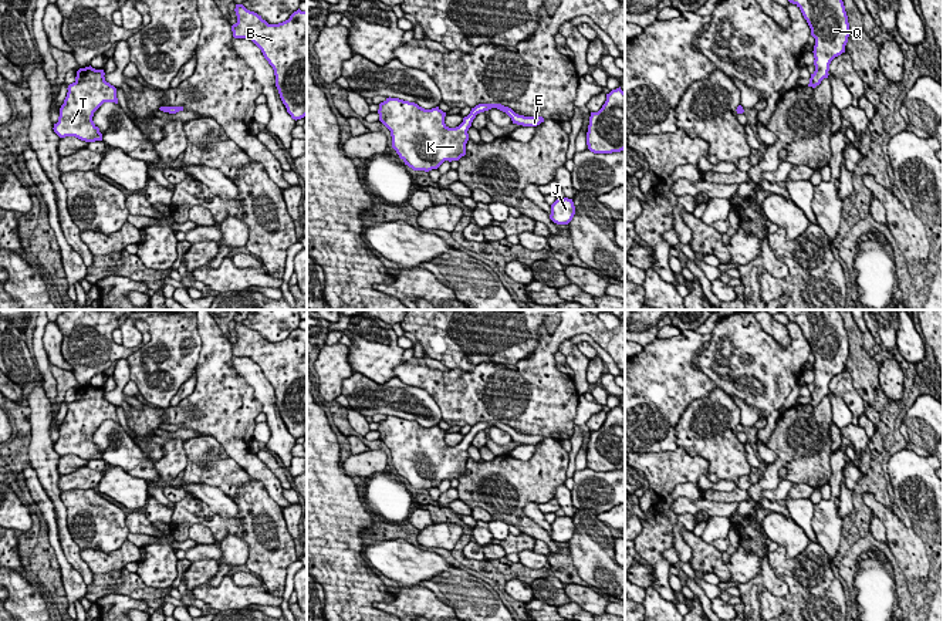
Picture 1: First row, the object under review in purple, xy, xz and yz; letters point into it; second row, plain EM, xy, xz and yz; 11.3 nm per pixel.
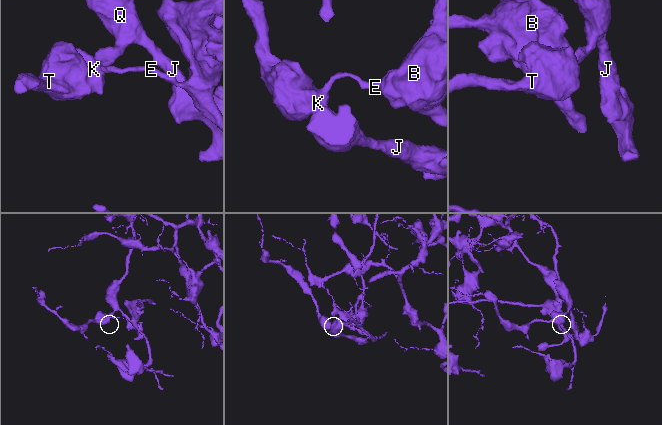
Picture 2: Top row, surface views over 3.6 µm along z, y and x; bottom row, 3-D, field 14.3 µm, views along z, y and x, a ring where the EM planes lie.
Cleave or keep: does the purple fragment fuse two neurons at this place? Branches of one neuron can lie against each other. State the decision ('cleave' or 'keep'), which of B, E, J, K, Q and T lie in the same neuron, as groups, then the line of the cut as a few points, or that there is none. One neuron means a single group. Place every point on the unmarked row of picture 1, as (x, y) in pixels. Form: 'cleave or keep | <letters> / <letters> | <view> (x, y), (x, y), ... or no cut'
cleave | B E / J K Q T | xz (490, 422), (492, 425)

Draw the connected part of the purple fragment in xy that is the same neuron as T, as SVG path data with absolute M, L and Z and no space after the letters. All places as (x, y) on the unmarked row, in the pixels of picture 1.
M91 384L77 389L75 399L68 404L64 422L60 426L54 450L60 456L75 455L85 460L102 459L99 446L94 442L94 431L104 421L115 421L116 406L105 399L104 388Z

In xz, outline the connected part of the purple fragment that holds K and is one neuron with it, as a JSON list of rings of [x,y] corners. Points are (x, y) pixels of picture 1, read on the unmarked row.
[[[386,416],[379,422],[379,439],[391,449],[392,466],[413,489],[429,490],[445,479],[459,479],[466,473],[469,446],[477,432],[491,428],[479,422],[456,446],[445,442],[446,431],[439,425],[425,428],[415,421]]]

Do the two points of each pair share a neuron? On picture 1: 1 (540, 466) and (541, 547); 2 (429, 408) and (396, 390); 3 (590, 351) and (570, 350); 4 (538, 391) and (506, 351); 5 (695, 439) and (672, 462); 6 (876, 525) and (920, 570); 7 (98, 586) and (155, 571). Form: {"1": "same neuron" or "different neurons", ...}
{"1": "different neurons", "2": "same neuron", "3": "different neurons", "4": "different neurons", "5": "different neurons", "6": "different neurons", "7": "different neurons"}

